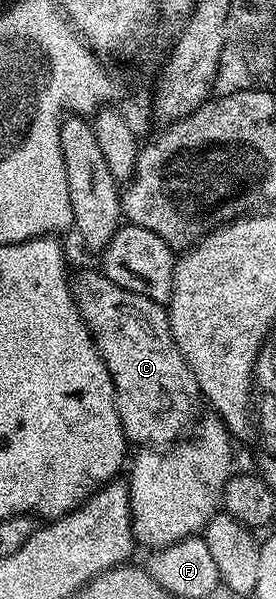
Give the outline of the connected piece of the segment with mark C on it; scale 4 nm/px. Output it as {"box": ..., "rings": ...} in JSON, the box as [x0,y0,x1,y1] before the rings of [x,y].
{"box":[71,268,201,447],"rings":[[[98,268],[81,270],[75,281],[73,277],[71,294],[75,297],[79,314],[91,330],[91,338],[95,341],[105,367],[111,373],[115,384],[115,406],[128,442],[135,444],[136,441],[139,447],[170,447],[186,438],[200,416],[201,394],[193,371],[175,346],[168,310],[145,295],[117,287],[117,283],[113,283],[113,279],[106,277]]]}

